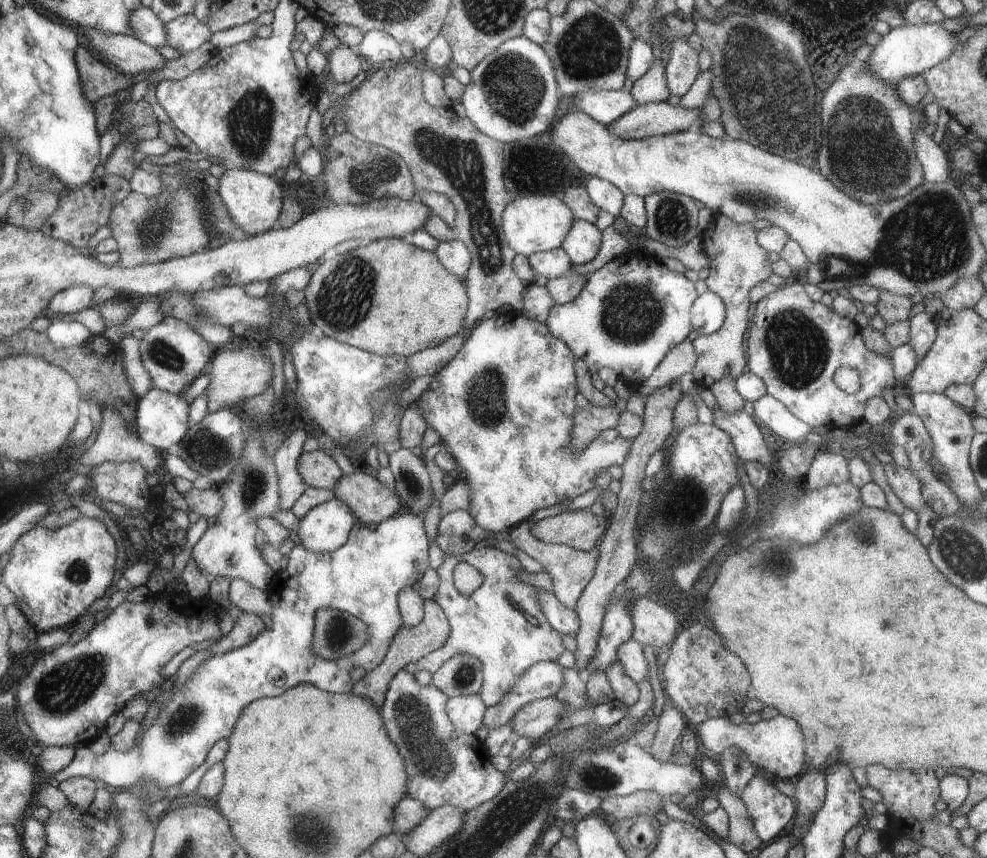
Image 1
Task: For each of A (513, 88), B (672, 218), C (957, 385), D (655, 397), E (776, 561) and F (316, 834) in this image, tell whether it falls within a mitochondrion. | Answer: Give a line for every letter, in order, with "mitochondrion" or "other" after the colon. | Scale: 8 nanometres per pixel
A: mitochondrion
B: mitochondrion
C: other
D: other
E: mitochondrion
F: mitochondrion

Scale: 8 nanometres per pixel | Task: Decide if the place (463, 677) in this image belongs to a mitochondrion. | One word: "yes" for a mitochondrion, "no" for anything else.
yes

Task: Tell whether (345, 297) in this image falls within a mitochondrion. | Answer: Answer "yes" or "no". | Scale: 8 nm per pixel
yes

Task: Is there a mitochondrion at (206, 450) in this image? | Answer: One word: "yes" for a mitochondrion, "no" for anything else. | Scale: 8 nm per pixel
yes

